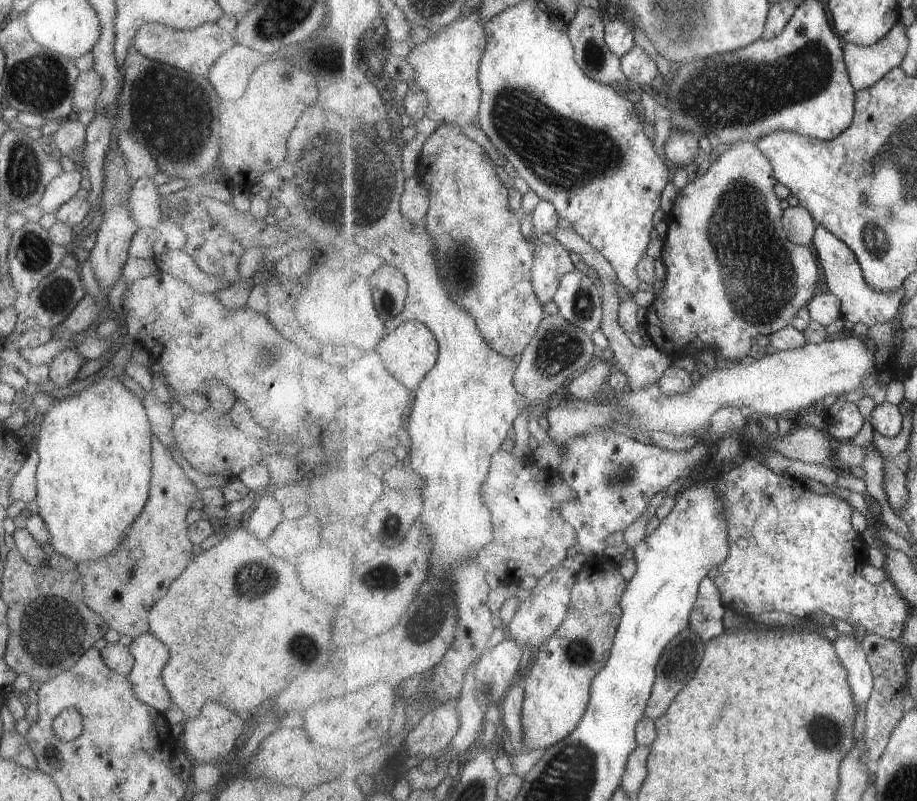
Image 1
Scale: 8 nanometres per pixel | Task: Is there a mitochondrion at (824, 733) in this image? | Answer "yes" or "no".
yes

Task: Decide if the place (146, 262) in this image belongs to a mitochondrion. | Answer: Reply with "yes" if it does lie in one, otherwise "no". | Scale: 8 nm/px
no

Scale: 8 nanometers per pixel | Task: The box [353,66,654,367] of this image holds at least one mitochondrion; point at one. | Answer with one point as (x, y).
(566, 155)

